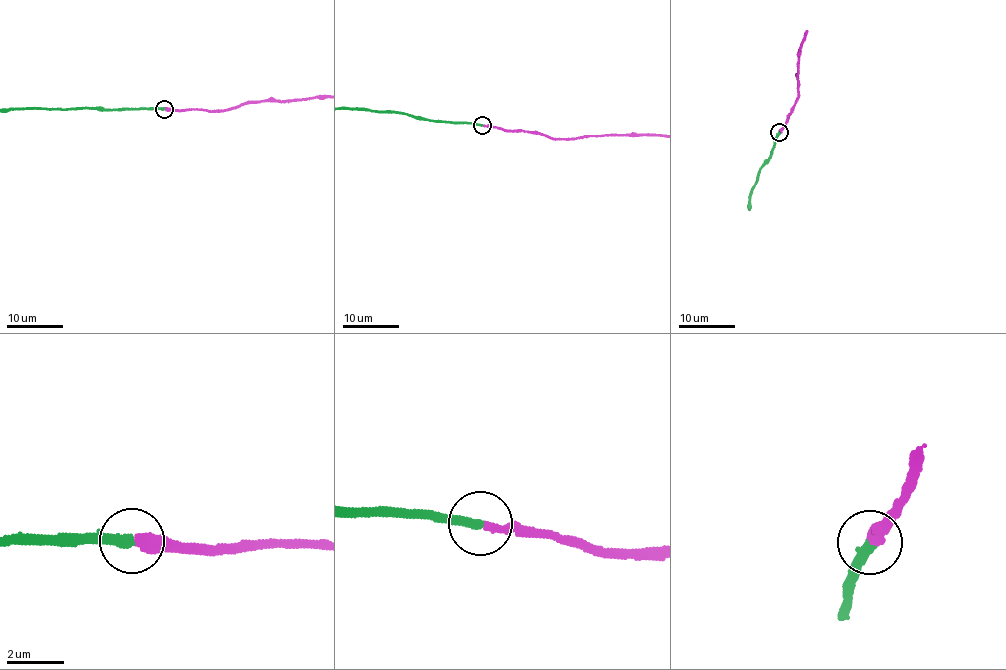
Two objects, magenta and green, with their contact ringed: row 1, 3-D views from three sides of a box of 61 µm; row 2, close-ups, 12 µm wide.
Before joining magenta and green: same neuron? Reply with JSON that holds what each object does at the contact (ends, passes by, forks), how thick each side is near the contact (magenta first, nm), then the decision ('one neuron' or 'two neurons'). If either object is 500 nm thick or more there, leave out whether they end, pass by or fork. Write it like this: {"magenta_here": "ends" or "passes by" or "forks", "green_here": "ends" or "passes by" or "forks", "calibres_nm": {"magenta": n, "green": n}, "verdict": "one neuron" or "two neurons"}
{"magenta_here": "ends", "green_here": "ends", "calibres_nm": {"magenta": 300, "green": 360}, "verdict": "one neuron"}

